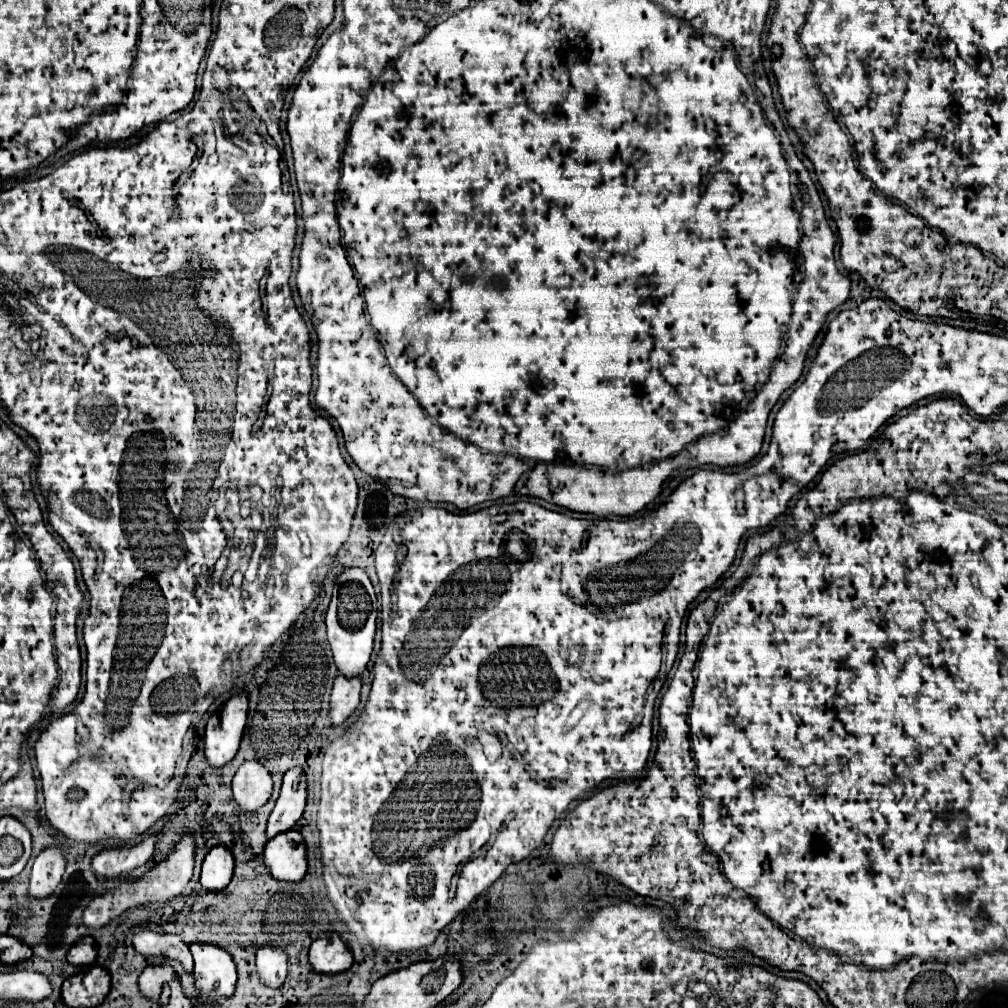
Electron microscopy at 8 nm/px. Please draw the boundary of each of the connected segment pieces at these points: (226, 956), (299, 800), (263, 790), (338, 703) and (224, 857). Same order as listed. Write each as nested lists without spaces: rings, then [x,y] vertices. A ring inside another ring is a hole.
[[[192,942],[190,952],[194,956],[194,978],[196,978],[196,988],[202,992],[202,1000],[218,1002],[220,998],[228,998],[234,994],[236,988],[236,966],[232,960],[232,954],[216,944],[206,944],[206,942]]]
[[[290,768],[284,774],[284,782],[282,782],[282,790],[280,796],[276,800],[276,806],[270,814],[268,820],[268,838],[280,834],[280,832],[288,832],[290,828],[296,826],[298,818],[304,812],[306,806],[306,774],[302,768]]]
[[[256,760],[244,762],[232,780],[232,790],[240,808],[256,810],[272,794],[272,776],[264,764]]]
[[[336,676],[334,688],[332,688],[332,698],[330,698],[330,718],[332,724],[342,724],[358,706],[360,702],[360,688],[362,680],[360,676]]]
[[[214,846],[202,864],[200,884],[206,890],[222,890],[228,886],[234,870],[234,856],[226,846]]]

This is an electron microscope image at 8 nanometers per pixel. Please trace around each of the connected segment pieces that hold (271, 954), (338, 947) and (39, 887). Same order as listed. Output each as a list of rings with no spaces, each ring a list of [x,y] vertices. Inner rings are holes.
[[[264,944],[262,948],[258,948],[256,966],[258,966],[258,978],[268,988],[280,988],[288,974],[288,954],[284,952],[284,948]]]
[[[338,934],[318,938],[310,946],[310,964],[320,974],[338,974],[352,966],[352,952]]]
[[[54,844],[54,846],[44,848],[32,866],[32,876],[30,876],[32,898],[40,900],[40,898],[50,896],[62,880],[64,868],[66,868],[66,858],[64,858],[62,846]]]

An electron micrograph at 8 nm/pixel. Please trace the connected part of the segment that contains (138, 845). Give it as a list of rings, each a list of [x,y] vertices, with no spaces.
[[[150,834],[128,846],[106,848],[92,858],[92,868],[106,878],[126,874],[150,860],[150,856],[154,854],[154,844],[156,844],[156,836]]]

